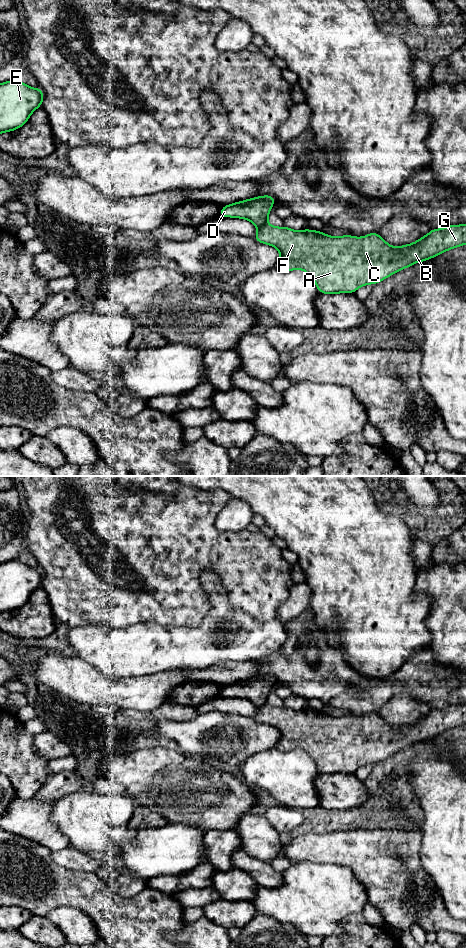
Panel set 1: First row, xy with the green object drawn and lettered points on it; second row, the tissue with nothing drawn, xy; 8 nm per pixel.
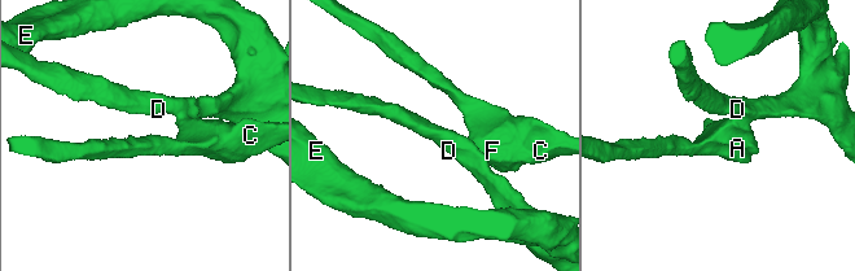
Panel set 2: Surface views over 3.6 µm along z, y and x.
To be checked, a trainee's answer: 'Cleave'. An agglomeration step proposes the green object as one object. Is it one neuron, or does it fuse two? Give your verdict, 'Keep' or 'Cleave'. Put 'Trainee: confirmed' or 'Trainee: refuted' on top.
Trainee: confirmed
Cleave

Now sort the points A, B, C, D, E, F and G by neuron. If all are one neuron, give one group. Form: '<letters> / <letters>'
A B C F G / D E

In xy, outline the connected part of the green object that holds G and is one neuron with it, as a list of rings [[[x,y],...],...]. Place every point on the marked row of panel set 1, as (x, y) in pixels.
[[[268,223],[257,228],[253,238],[279,250],[280,259],[275,268],[288,272],[304,270],[323,294],[355,293],[367,284],[373,284],[415,263],[429,260],[447,250],[466,245],[466,224],[450,225],[431,231],[412,244],[399,247],[390,246],[379,234],[373,232],[364,237],[344,235],[333,237],[321,231],[296,231],[285,226],[274,227]]]

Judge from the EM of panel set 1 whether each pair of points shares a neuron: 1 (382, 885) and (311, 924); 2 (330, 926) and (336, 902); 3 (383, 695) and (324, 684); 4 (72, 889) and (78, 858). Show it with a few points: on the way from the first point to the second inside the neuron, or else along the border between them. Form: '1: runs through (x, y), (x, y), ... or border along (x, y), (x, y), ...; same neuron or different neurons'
1: border along (353, 874), (364, 887), (368, 903); different neurons
2: runs through (330, 920), (330, 908); same neuron
3: runs through (368, 694), (357, 694), (339, 685); same neuron
4: border along (54, 860), (71, 870), (95, 873); different neurons

